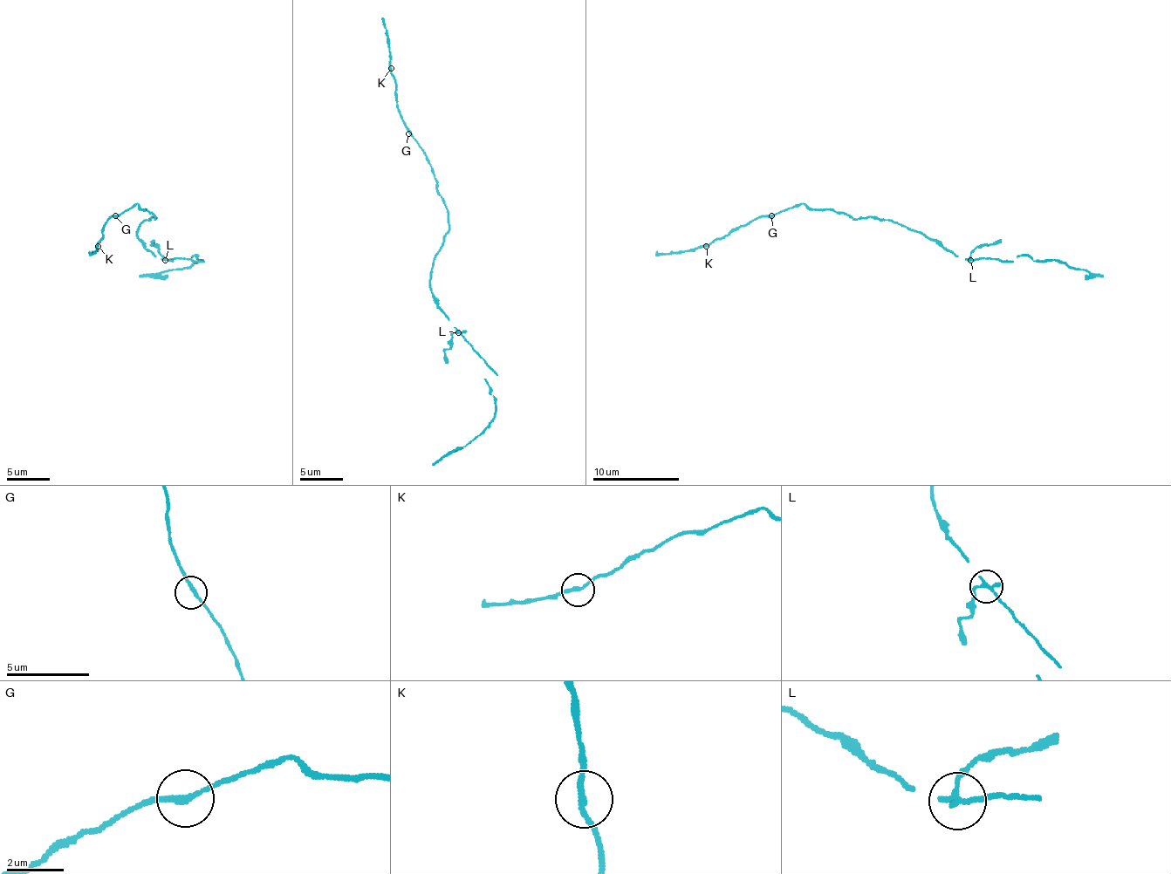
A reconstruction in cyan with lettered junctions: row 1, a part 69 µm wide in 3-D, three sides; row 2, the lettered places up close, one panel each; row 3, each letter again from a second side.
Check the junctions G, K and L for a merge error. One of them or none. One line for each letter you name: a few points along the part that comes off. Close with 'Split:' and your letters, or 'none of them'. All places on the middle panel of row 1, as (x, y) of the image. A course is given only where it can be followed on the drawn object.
L: Course of the part to remove: (458, 332), (445, 351), (447, 362)
Split: L

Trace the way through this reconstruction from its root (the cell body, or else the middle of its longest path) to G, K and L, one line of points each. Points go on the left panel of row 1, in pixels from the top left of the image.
G: (140, 222), (156, 218), (139, 205), (115, 215)
K: (140, 222), (156, 218), (139, 205), (126, 209), (119, 215), (112, 215), (104, 224), (98, 246)
L: (140, 222), (136, 235), (156, 256), (165, 259)

